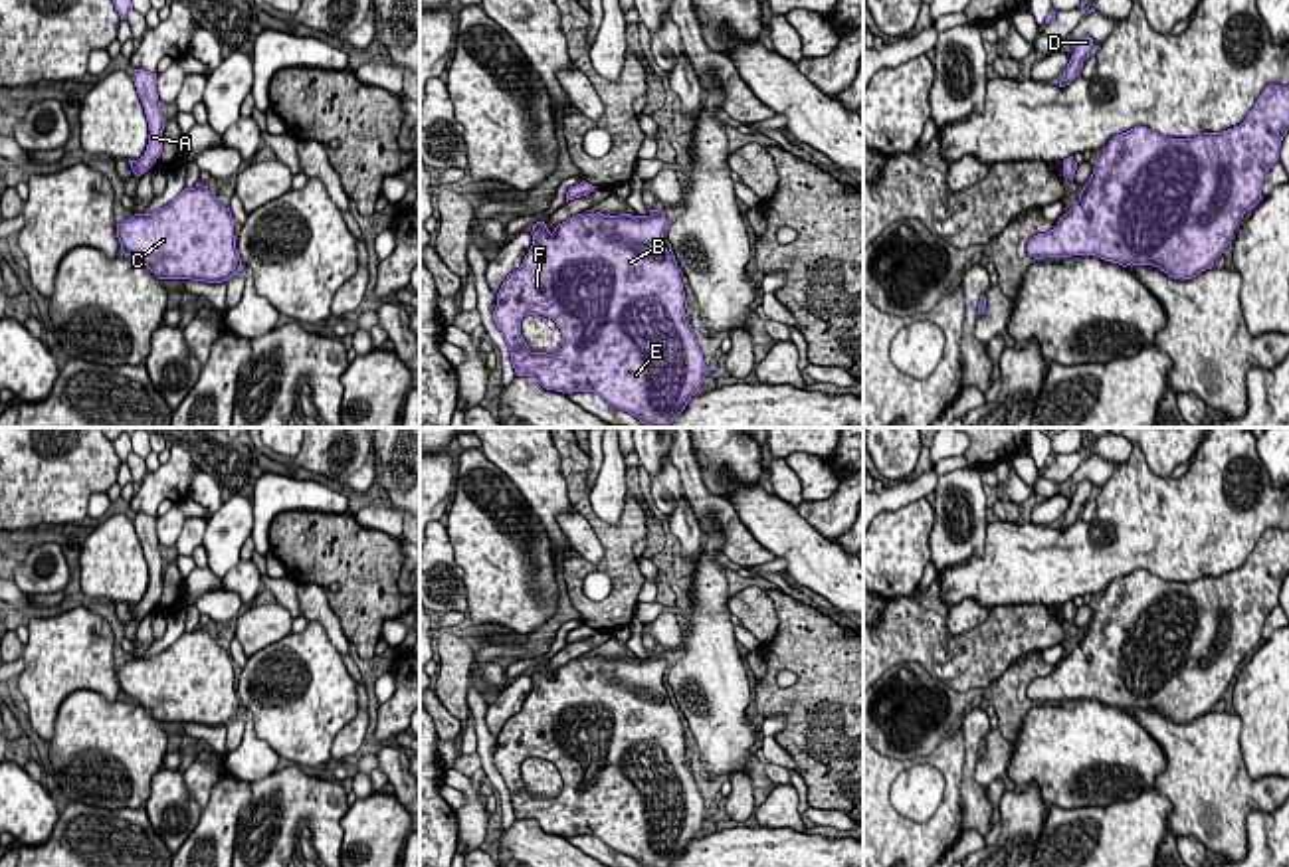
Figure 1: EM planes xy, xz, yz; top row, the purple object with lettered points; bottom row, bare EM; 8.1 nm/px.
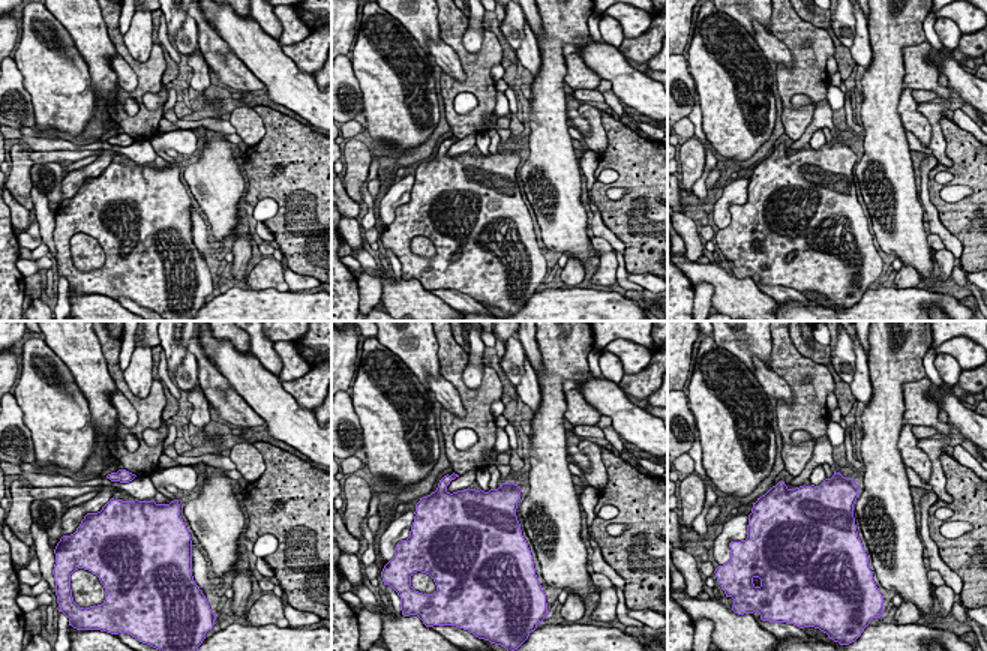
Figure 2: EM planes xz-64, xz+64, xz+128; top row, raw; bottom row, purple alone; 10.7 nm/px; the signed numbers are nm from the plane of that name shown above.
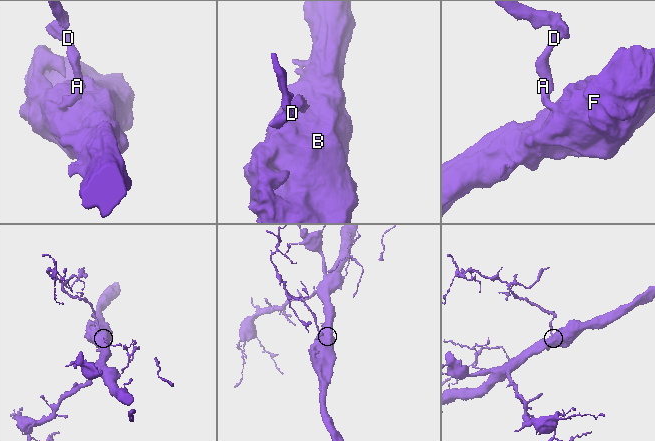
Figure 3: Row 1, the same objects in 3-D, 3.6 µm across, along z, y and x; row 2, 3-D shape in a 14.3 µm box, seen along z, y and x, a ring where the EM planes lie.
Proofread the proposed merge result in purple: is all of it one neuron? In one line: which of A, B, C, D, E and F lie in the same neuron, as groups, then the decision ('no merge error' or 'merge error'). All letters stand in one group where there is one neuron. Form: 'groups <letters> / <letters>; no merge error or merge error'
groups A B C D E F; no merge error

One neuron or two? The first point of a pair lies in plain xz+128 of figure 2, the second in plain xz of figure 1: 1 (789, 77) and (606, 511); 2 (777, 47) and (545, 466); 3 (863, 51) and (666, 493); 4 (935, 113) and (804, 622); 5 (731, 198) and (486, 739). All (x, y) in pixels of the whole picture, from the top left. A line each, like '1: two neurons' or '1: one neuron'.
1: two neurons
2: two neurons
3: two neurons
4: two neurons
5: two neurons

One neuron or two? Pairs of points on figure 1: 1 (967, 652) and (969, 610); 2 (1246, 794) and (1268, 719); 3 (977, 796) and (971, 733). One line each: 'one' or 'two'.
1: two
2: two
3: one

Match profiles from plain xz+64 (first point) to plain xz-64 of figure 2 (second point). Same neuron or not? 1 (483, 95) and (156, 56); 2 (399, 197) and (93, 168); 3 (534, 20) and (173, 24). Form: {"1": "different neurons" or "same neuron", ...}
{"1": "same neuron", "2": "same neuron", "3": "different neurons"}

